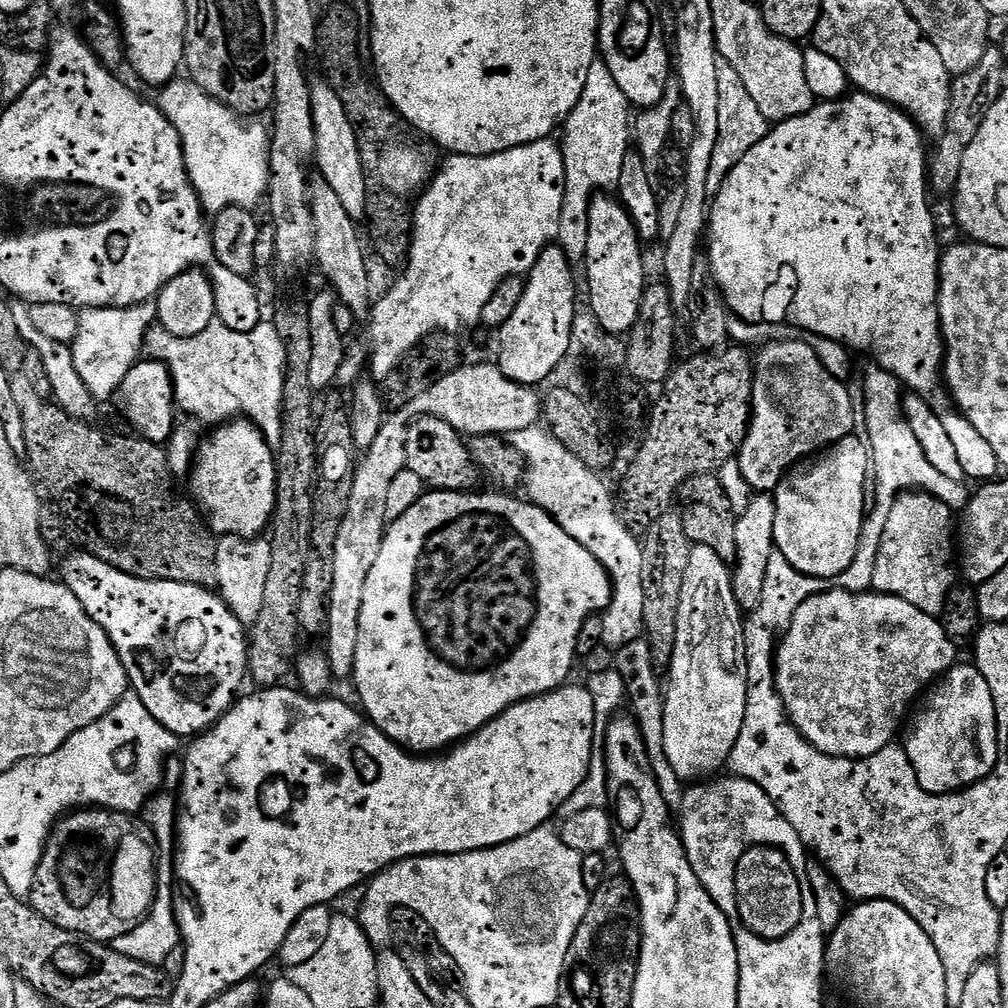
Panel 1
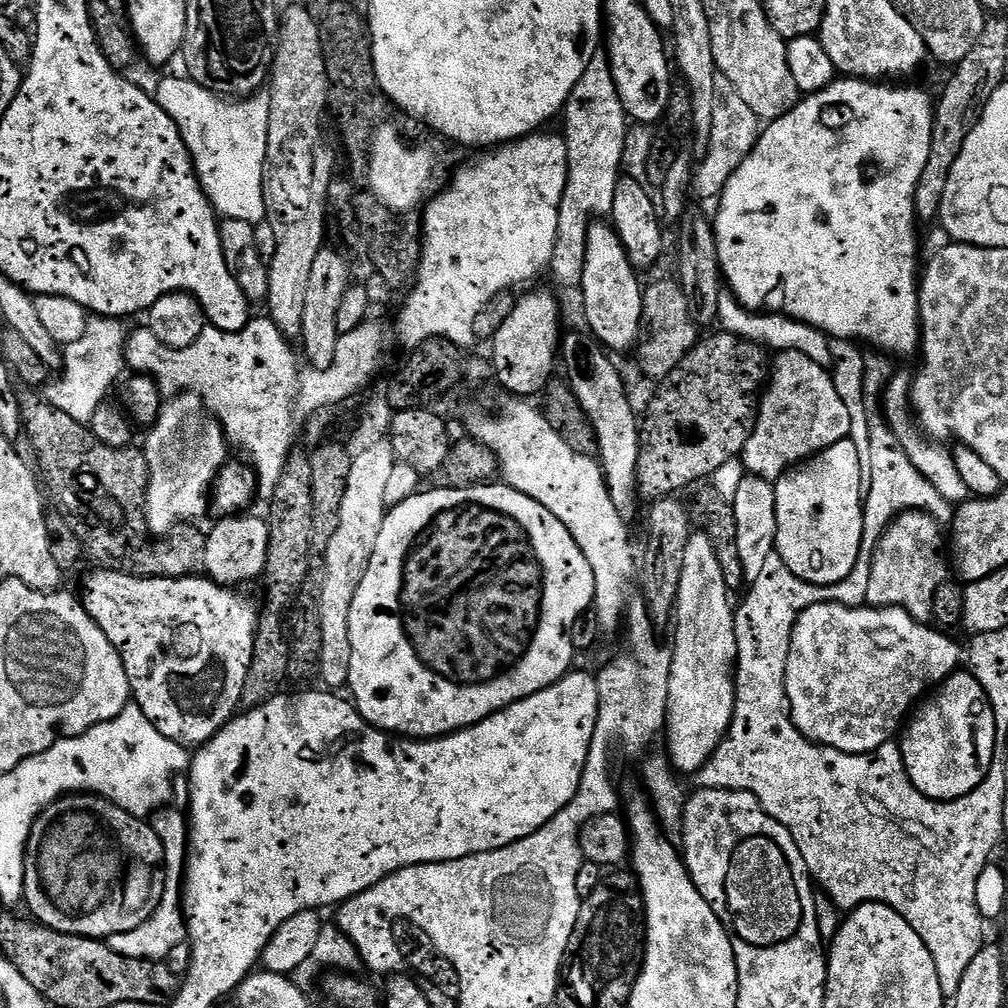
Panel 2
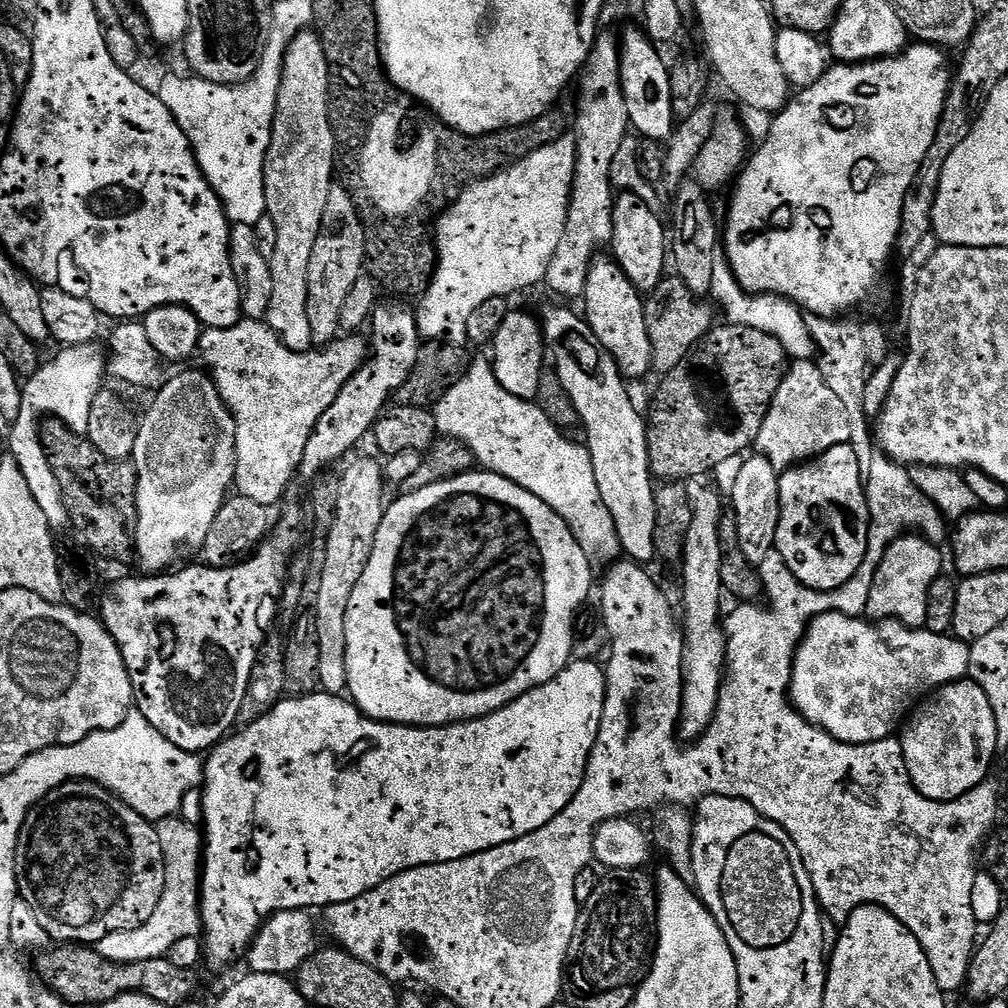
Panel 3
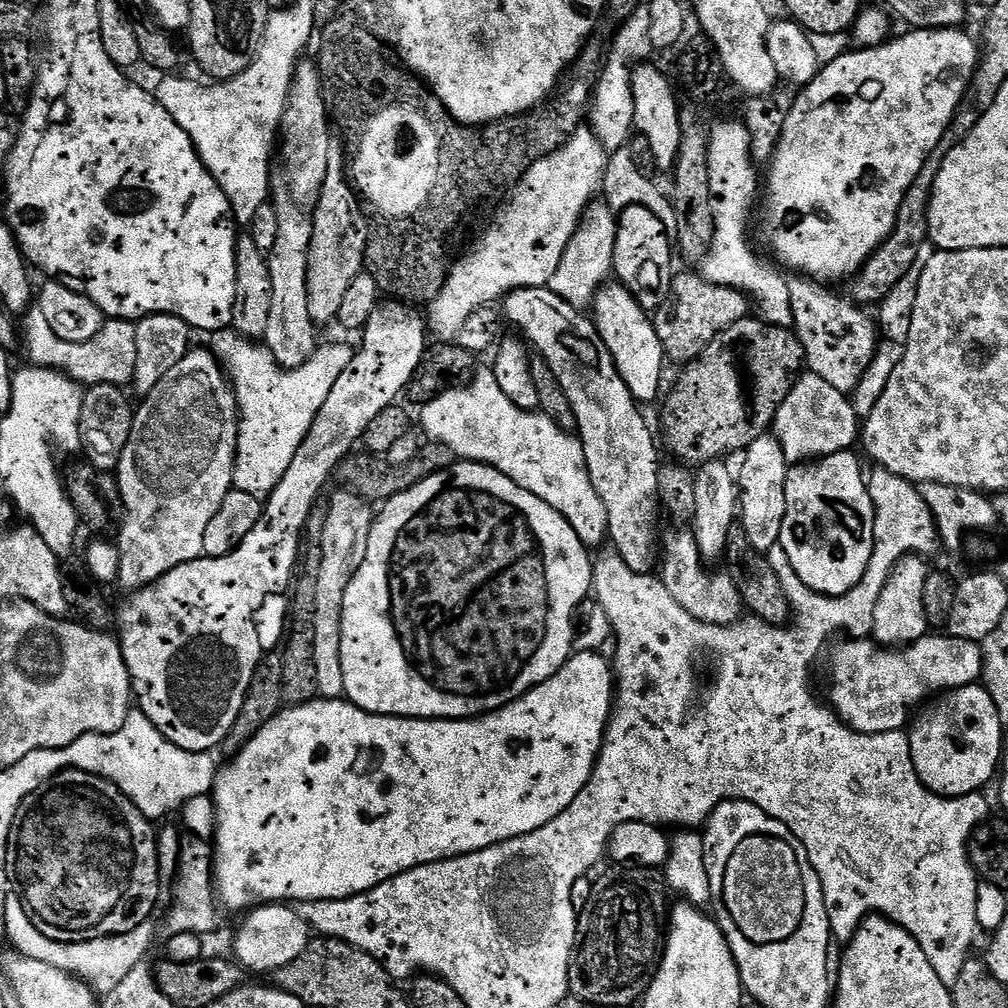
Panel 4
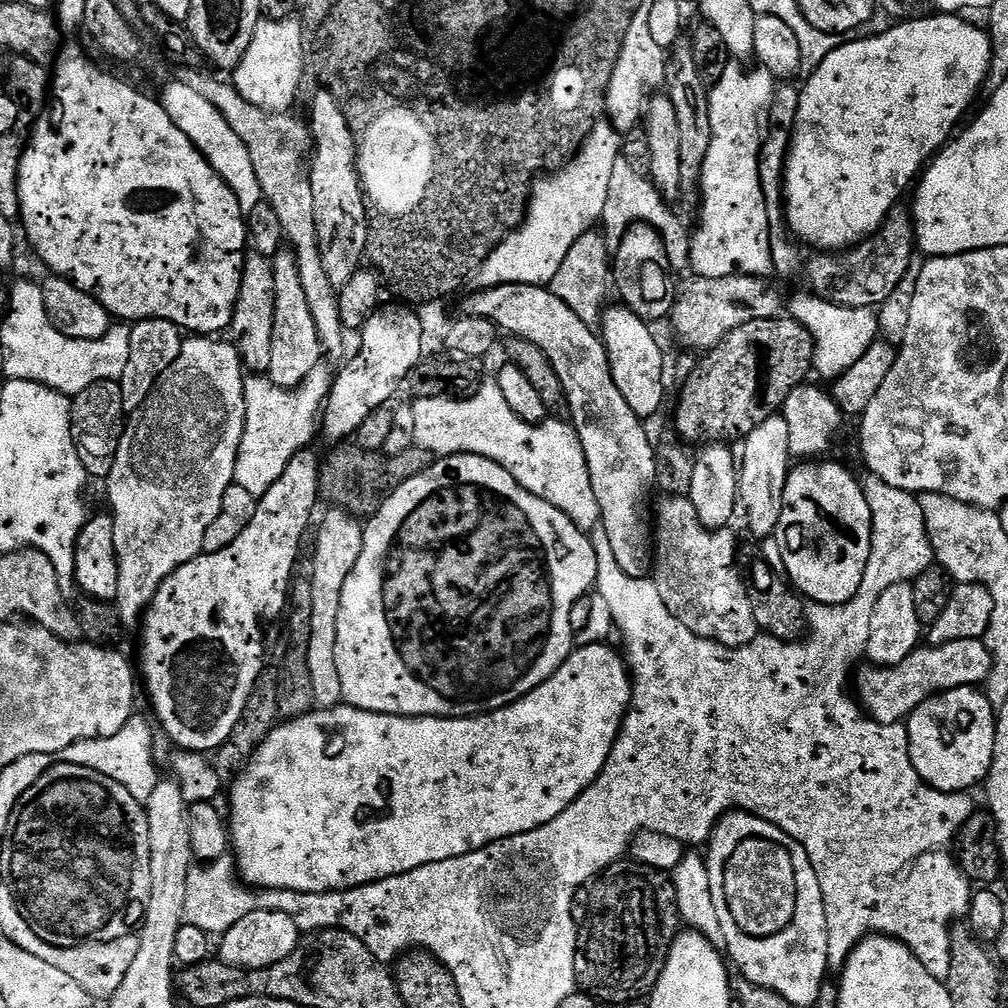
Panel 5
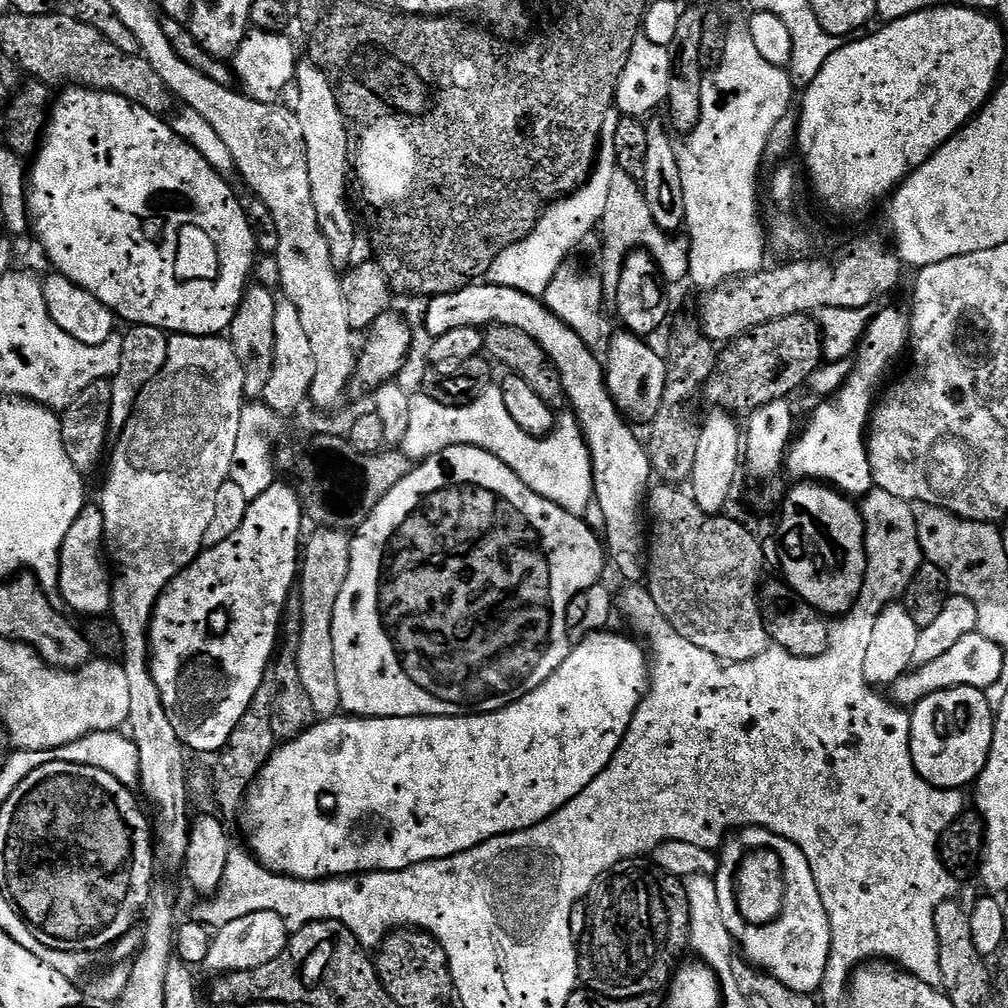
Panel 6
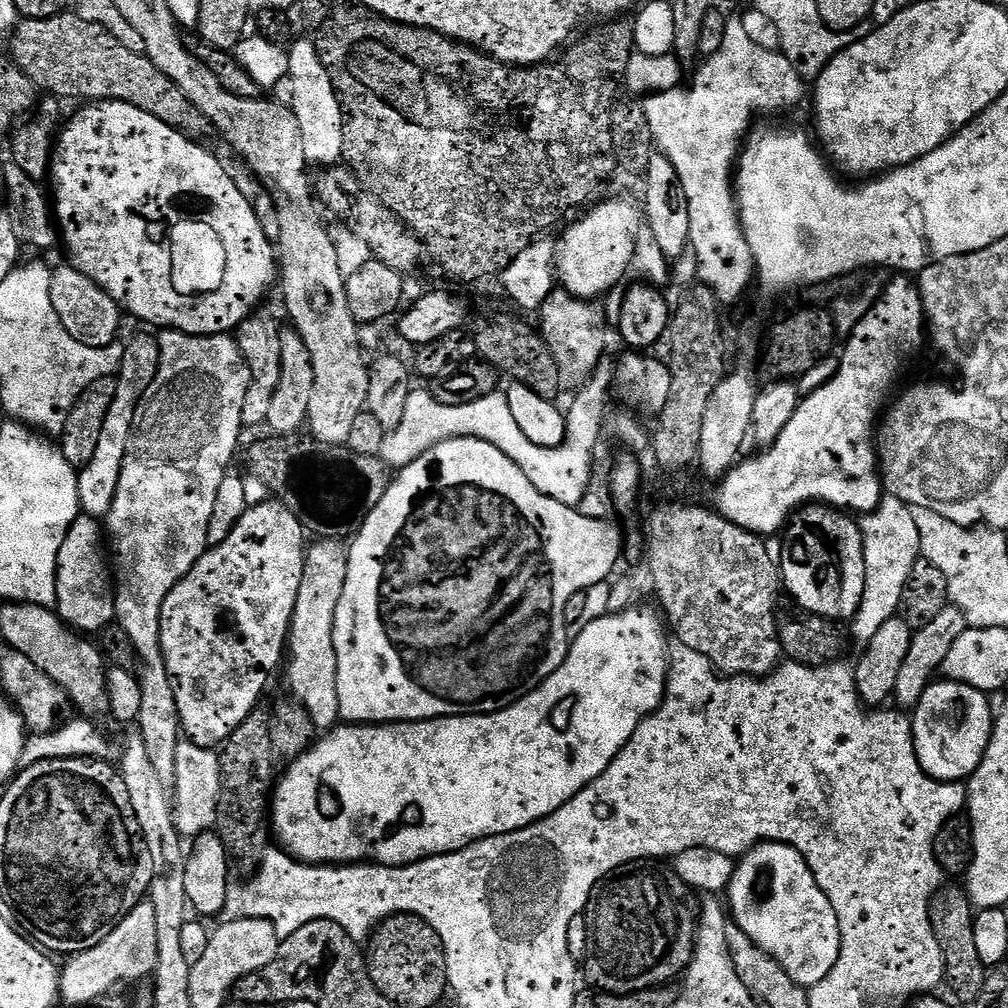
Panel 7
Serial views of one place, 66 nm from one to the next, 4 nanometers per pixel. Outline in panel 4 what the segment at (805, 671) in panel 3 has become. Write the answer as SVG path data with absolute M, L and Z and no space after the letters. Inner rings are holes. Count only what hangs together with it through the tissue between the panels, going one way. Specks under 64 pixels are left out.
M947 634L923 636L903 650L877 646L868 638L845 641L832 652L832 685L828 688L827 699L832 711L849 728L862 734L901 731L909 723L915 704L923 705L931 692L943 694L977 683L984 668L982 648L977 641Z

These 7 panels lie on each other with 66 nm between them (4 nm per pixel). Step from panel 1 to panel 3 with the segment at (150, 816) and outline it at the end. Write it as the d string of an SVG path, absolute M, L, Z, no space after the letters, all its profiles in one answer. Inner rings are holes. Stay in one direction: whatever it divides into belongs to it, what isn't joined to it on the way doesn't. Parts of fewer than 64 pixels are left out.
M179 815L168 816L155 821L156 833L162 842L164 865L166 866L166 886L150 922L134 930L122 930L106 934L98 945L102 958L115 964L146 962L150 958L167 956L170 946L182 938L200 936L200 882L202 879L202 832L195 824L181 819Z

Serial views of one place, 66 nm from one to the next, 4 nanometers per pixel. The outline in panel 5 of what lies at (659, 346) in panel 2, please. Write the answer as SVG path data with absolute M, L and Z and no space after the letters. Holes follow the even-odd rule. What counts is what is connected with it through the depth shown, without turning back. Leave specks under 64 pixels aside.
M739 274L726 278L693 275L691 279L675 289L670 317L677 338L688 348L707 350L718 346L738 326L746 326L746 322L777 319L780 296L767 279Z

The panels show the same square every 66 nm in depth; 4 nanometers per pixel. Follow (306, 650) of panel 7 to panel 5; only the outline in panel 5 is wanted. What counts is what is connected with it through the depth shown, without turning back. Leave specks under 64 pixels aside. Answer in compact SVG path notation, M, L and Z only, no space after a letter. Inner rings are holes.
M335 506L327 509L320 529L314 533L316 549L312 555L314 578L312 579L310 609L310 646L308 665L310 682L314 682L314 698L322 708L335 708L344 699L342 681L338 678L338 661L334 650L338 646L338 610L342 606L342 586L362 554L364 524L351 512Z

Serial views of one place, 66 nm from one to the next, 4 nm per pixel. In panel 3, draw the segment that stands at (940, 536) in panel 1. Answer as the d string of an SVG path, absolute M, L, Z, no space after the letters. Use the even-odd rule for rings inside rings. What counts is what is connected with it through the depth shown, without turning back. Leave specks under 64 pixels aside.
M920 534L899 536L886 550L882 562L878 566L878 574L874 578L874 586L870 586L870 598L866 602L866 613L873 621L898 620L908 628L924 628L926 622L926 598L930 594L930 586L945 571L943 551Z

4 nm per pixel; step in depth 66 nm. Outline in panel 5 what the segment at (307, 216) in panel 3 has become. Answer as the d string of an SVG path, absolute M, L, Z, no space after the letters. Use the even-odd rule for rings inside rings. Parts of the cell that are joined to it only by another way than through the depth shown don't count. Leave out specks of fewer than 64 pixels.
M291 250L277 252L272 260L274 266L274 336L270 342L270 366L267 377L280 388L293 389L302 383L322 362L322 349L318 330L314 326L314 314L310 314L310 302L306 302L306 292L302 290L302 278L298 278L296 254Z

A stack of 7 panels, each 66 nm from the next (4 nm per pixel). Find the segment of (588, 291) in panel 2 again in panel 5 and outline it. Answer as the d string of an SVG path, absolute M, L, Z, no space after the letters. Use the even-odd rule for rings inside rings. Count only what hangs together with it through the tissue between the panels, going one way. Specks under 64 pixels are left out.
M623 306L605 307L602 317L602 339L604 349L610 362L610 370L618 390L622 390L622 398L626 398L626 406L634 410L641 418L649 418L664 404L664 352L651 332L649 321L638 318Z

